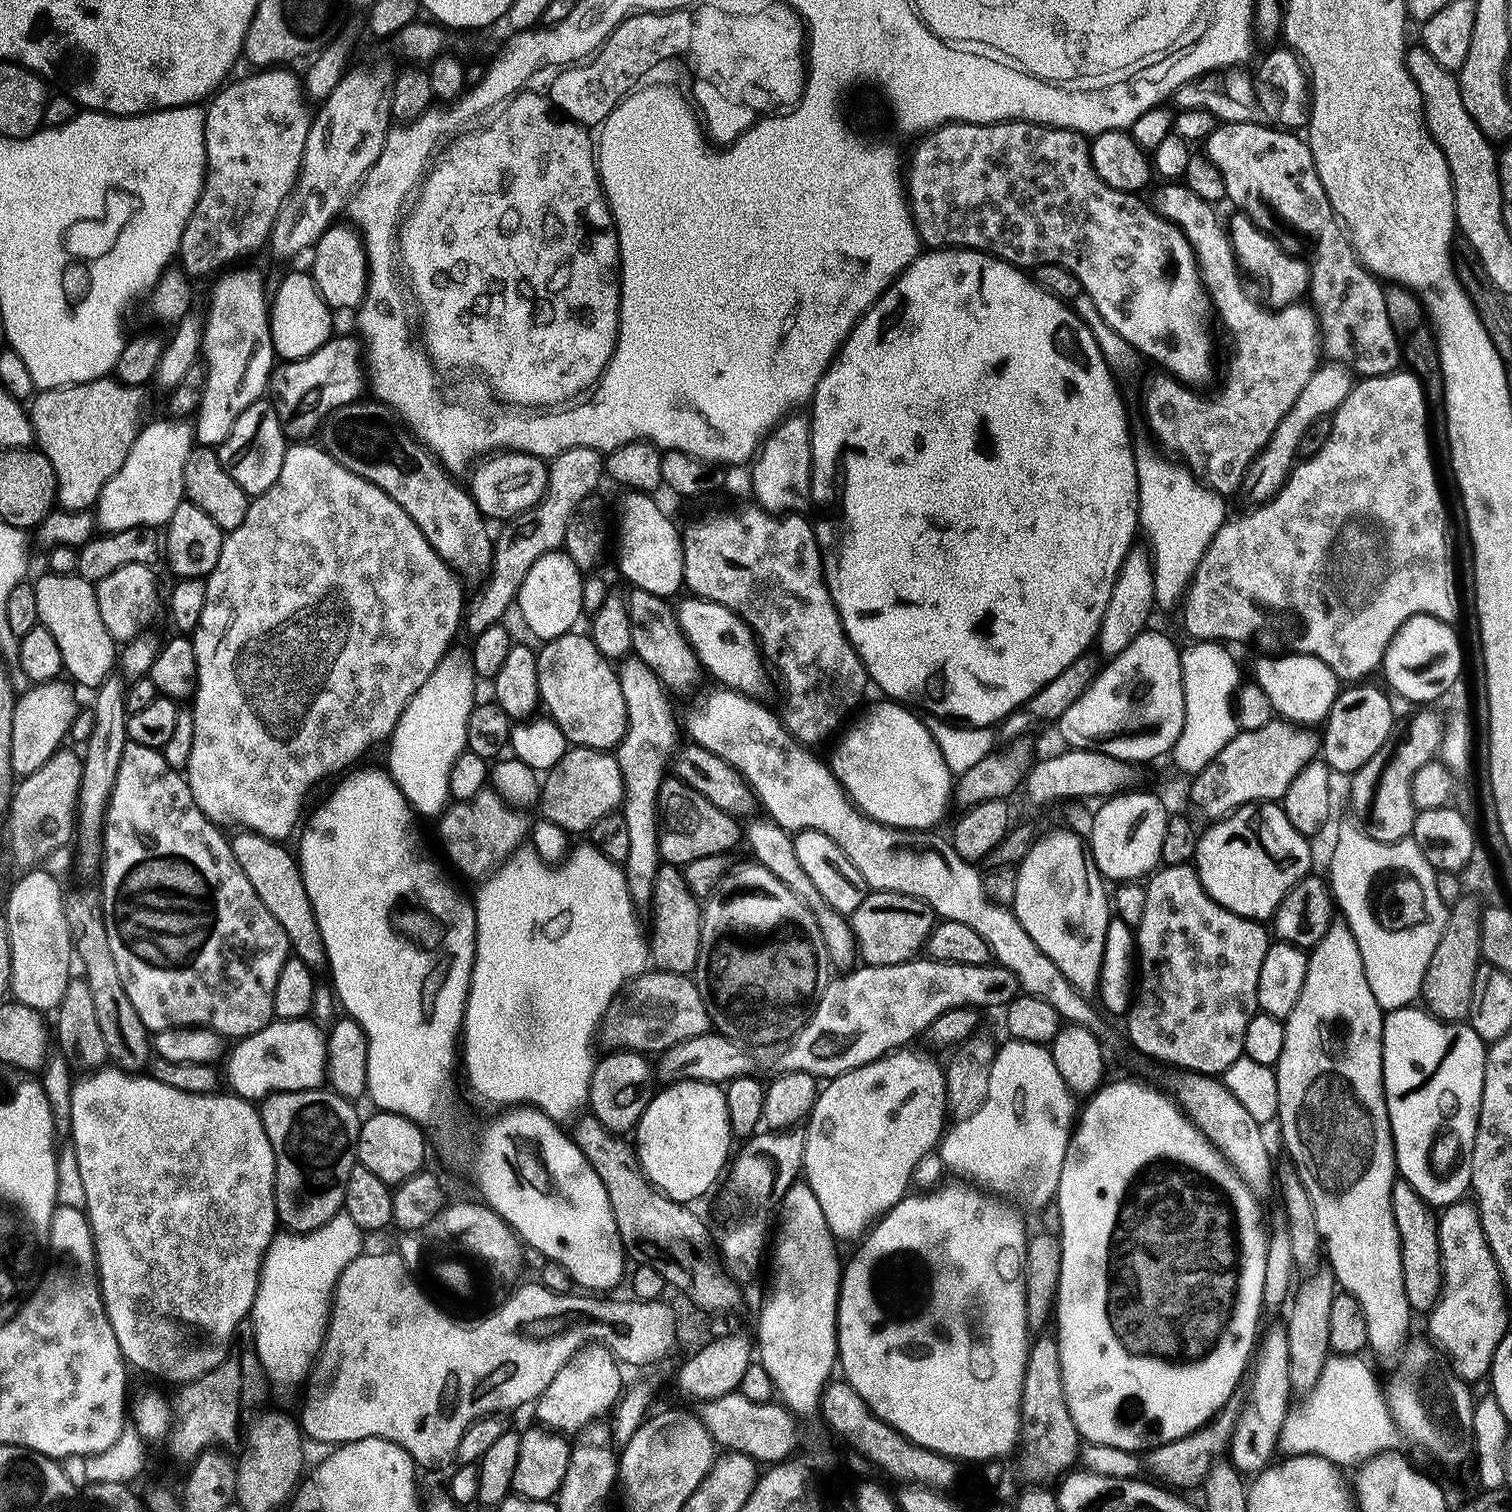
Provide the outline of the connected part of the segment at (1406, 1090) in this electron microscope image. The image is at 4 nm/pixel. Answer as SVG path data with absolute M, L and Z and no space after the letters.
M1409 1006L1407 1008L1396 1008L1393 1012L1385 1015L1382 1046L1384 1047L1384 1093L1386 1094L1386 1106L1390 1118L1390 1130L1392 1131L1396 1170L1399 1179L1405 1180L1421 1196L1425 1204L1433 1209L1443 1210L1449 1204L1459 1204L1465 1199L1466 1193L1472 1187L1472 1151L1474 1150L1474 1138L1476 1137L1476 1119L1480 1113L1482 1086L1484 1085L1484 1063L1488 1057L1486 1041L1475 1033L1475 1030L1468 1022L1440 1020L1423 1007Z

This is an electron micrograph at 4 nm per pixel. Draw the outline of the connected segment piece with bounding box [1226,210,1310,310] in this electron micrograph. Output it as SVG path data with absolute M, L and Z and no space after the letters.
M1236 210L1231 214L1233 216L1226 220L1228 240L1232 244L1232 252L1236 255L1237 265L1247 273L1250 280L1250 275L1252 275L1251 283L1254 288L1254 283L1256 283L1257 288L1255 291L1263 297L1267 307L1272 310L1297 303L1308 290L1310 280L1308 261L1299 255L1285 252L1272 237L1264 233L1258 226L1254 226L1254 222L1246 213Z

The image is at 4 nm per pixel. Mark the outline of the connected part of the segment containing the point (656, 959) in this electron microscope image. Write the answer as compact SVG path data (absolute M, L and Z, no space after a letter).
M661 863L652 876L652 933L646 936L648 958L653 969L683 976L695 973L698 942L702 934L702 904L688 891L675 864Z

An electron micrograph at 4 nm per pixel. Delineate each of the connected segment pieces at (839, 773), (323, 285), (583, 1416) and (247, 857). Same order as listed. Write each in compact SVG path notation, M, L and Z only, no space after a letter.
M887 698L881 701L841 738L830 759L832 773L869 821L886 828L932 830L948 812L952 771L942 759L942 750L938 750L927 723L920 721L911 707Z
M333 223L332 227L326 229L312 245L310 275L318 294L322 294L322 298L328 303L329 308L355 310L360 307L366 294L368 259L364 253L364 242L360 239L360 233L351 223L340 223Z
M595 1342L585 1344L569 1358L562 1370L558 1370L558 1374L554 1374L550 1386L546 1386L546 1390L542 1390L540 1397L534 1401L536 1416L540 1419L537 1421L551 1431L569 1434L582 1431L599 1416L607 1417L622 1395L620 1371L621 1365L609 1348Z
M237 831L231 837L232 853L242 866L242 874L246 874L250 886L254 886L258 898L262 898L266 910L274 914L278 926L290 934L296 932L318 933L318 918L314 914L314 906L310 902L310 894L306 894L304 879L295 855L292 856L284 849L285 845L279 840L271 840L257 832Z

